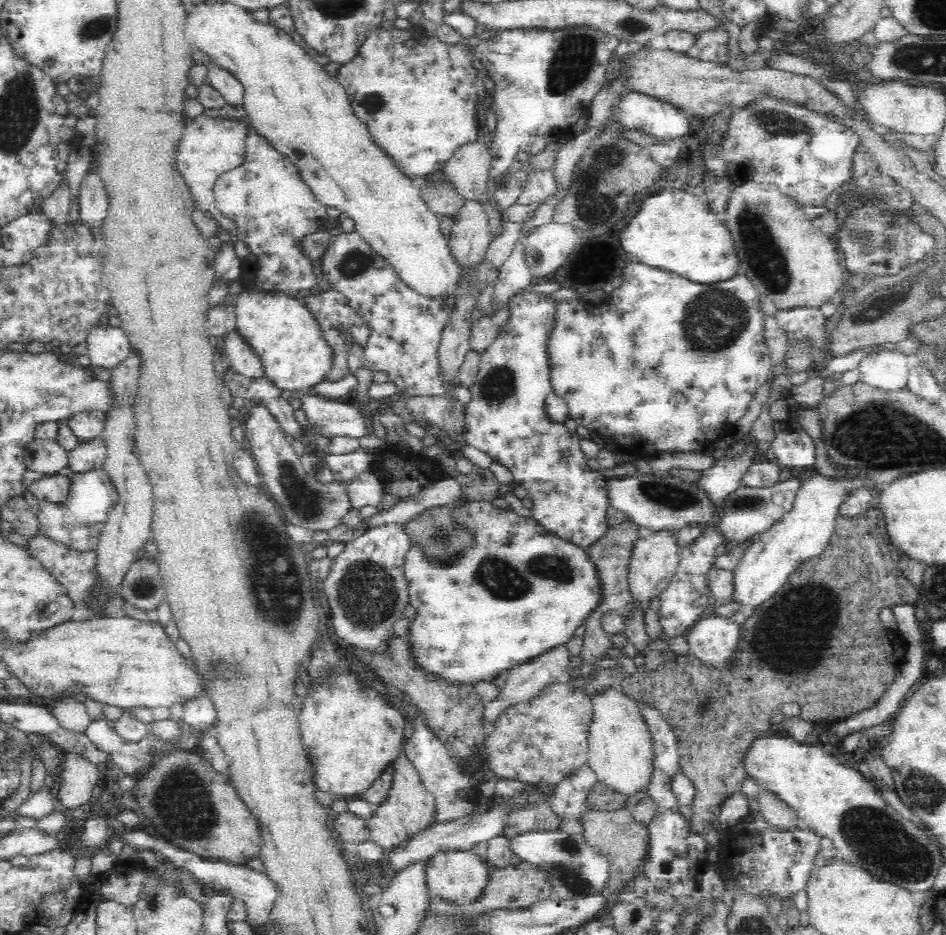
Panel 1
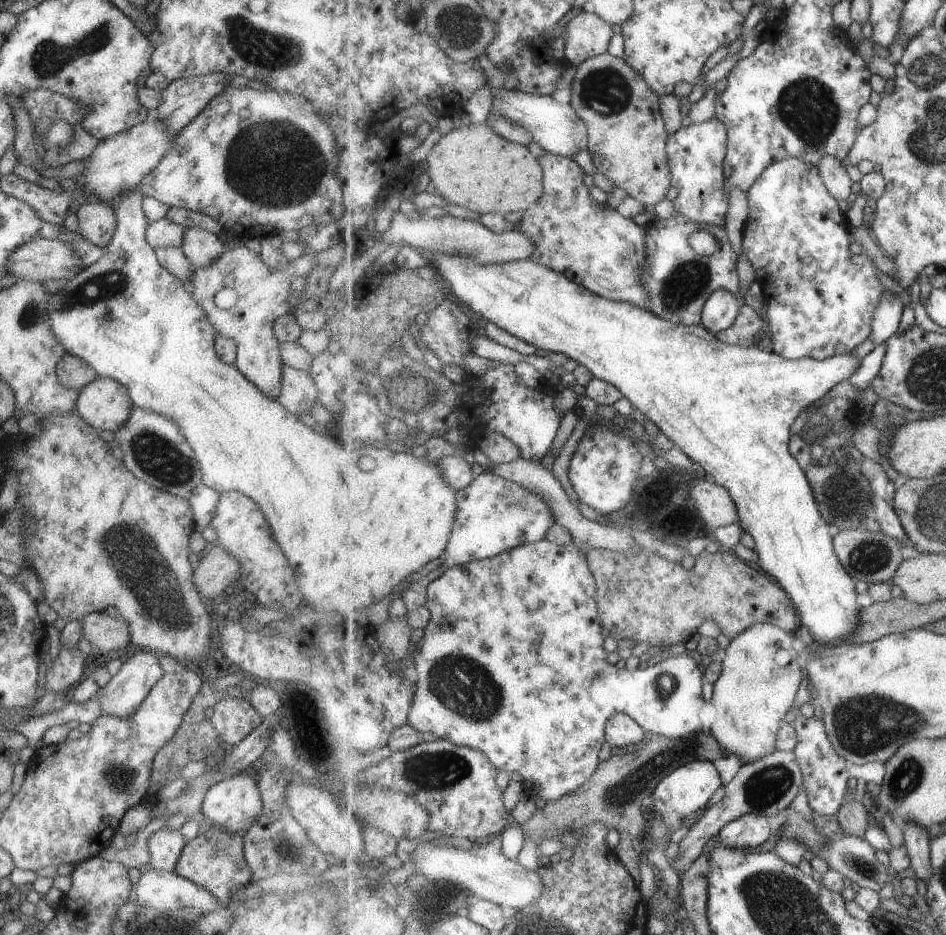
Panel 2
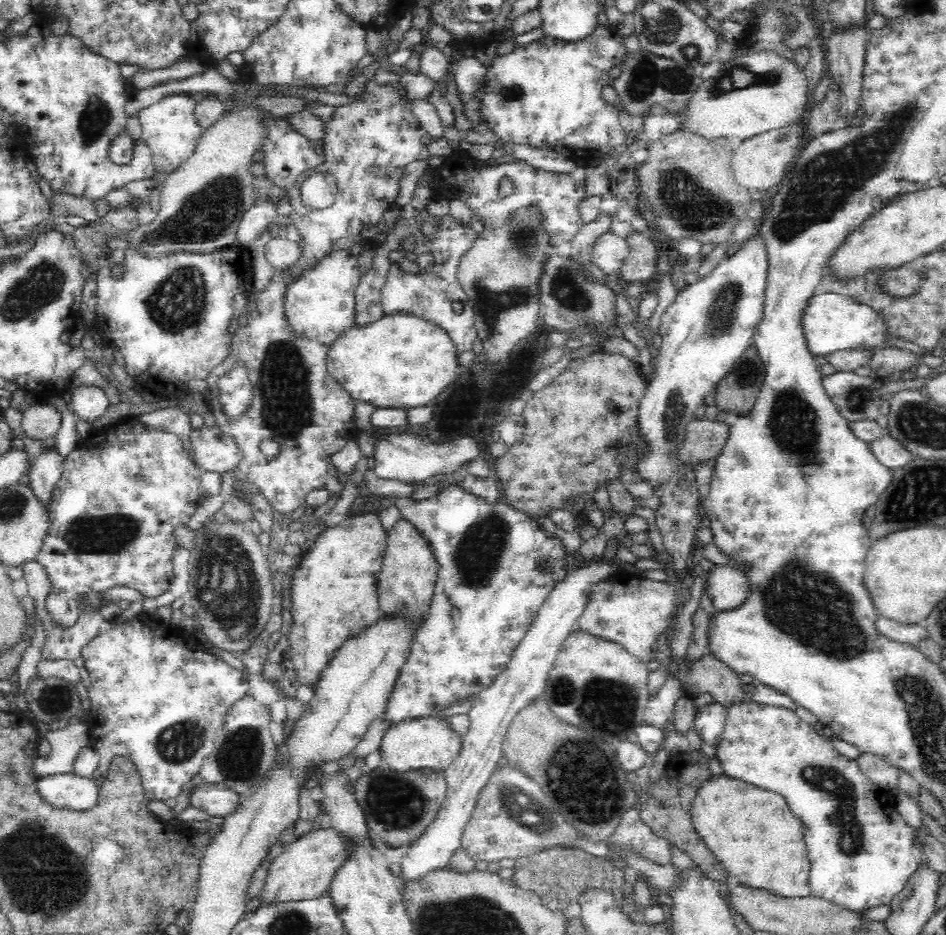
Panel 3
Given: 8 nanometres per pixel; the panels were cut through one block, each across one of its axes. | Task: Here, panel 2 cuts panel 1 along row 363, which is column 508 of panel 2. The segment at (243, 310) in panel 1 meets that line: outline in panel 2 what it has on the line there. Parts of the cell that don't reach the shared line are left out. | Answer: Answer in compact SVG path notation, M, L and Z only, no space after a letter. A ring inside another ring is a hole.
M437 253L432 256L435 268L440 272L443 282L448 282L455 294L461 302L467 304L474 312L478 312L488 321L498 324L502 328L510 331L518 336L550 353L562 353L581 365L586 365L590 370L594 371L596 377L614 384L624 392L625 396L632 402L634 408L640 409L649 419L651 419L660 430L666 433L672 440L676 441L677 446L685 452L685 454L700 463L717 481L718 484L730 489L734 500L737 500L739 512L741 513L741 524L743 528L749 532L756 540L756 551L759 554L759 566L767 572L768 575L774 576L778 582L790 594L791 599L796 602L800 614L802 627L811 633L813 638L826 642L826 644L836 644L838 640L846 640L854 630L858 630L860 626L860 616L864 608L858 606L858 590L856 590L856 579L850 574L849 569L840 560L835 545L836 530L824 518L818 499L814 494L814 488L810 484L809 476L806 474L805 468L801 462L798 462L797 456L791 451L791 440L793 439L792 424L796 422L796 418L806 411L813 402L822 400L834 386L838 386L844 380L850 380L864 364L862 358L858 358L856 354L848 353L836 355L826 360L818 360L812 357L806 357L800 360L787 359L785 356L776 353L774 350L761 350L754 344L750 348L740 346L738 344L728 344L722 342L716 333L710 332L706 326L684 326L684 324L676 324L669 320L664 320L660 316L656 316L648 309L644 309L638 304L632 302L615 301L605 296L592 292L583 284L578 284L572 280L568 274L558 272L550 266L538 264L534 260L524 259L514 262L499 262L498 264L482 264L476 258L468 258L468 256L450 256L450 254Z

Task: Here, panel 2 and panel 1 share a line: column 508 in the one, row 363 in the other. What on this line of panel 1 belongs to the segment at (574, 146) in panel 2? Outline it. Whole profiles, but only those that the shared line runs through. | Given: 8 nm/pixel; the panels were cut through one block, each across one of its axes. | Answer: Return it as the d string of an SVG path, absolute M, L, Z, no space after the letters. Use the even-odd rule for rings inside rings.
M96 322L86 332L87 354L84 361L100 368L112 368L126 360L133 352L130 341L119 327Z

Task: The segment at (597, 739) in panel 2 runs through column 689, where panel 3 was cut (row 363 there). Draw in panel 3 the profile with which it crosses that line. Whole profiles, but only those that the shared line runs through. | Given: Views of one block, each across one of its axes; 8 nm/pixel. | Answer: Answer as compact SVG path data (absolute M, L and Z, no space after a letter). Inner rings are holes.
M750 237L736 254L720 262L714 270L696 283L688 284L685 289L679 291L674 302L666 308L662 316L659 327L662 342L654 356L656 369L649 379L638 412L640 427L652 445L652 452L648 454L648 458L644 458L637 470L639 475L652 483L657 491L664 482L668 482L668 476L677 470L676 467L670 467L667 454L679 445L684 436L684 425L694 419L694 412L700 406L706 406L706 398L715 392L720 380L726 378L728 372L732 370L730 366L734 366L742 353L752 344L756 328L763 318L767 259L761 239Z

